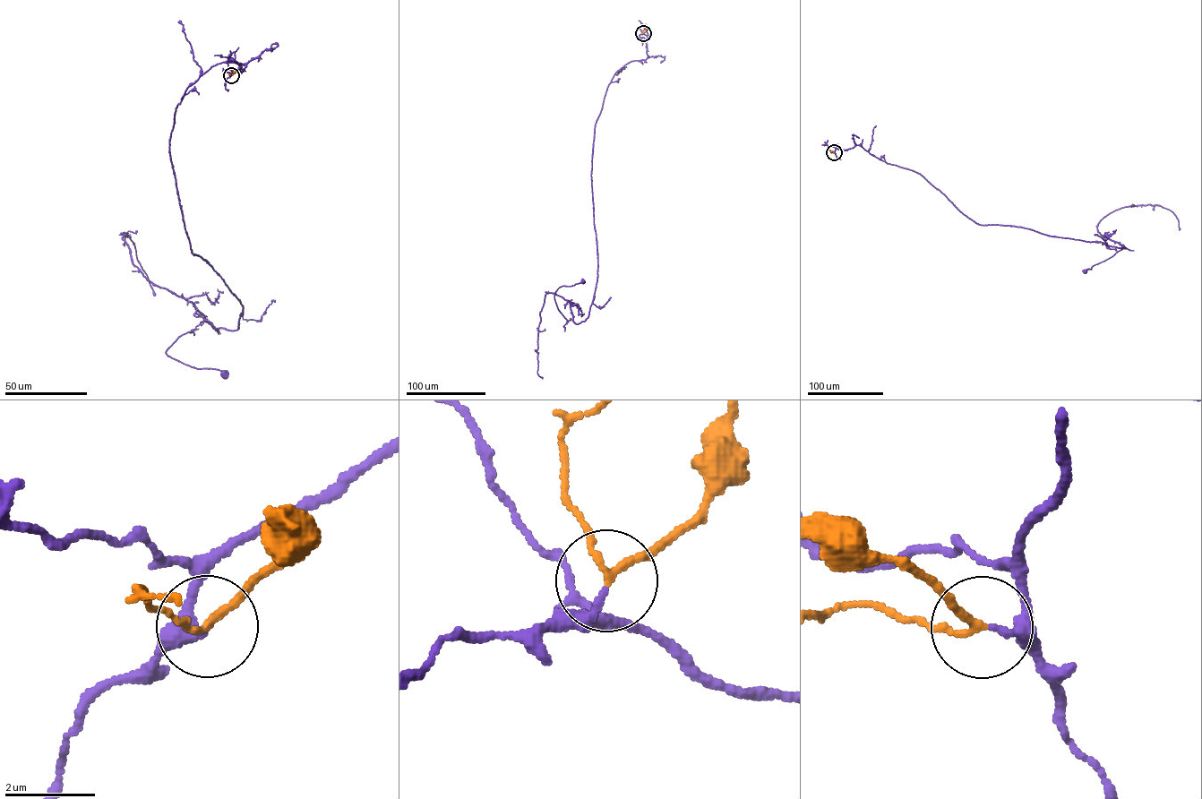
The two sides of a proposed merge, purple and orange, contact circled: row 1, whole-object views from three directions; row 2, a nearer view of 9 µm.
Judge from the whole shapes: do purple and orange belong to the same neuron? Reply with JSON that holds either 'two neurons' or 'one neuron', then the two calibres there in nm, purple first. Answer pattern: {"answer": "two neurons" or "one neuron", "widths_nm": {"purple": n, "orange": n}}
{"answer": "one neuron", "widths_nm": {"purple": 190, "orange": 140}}

